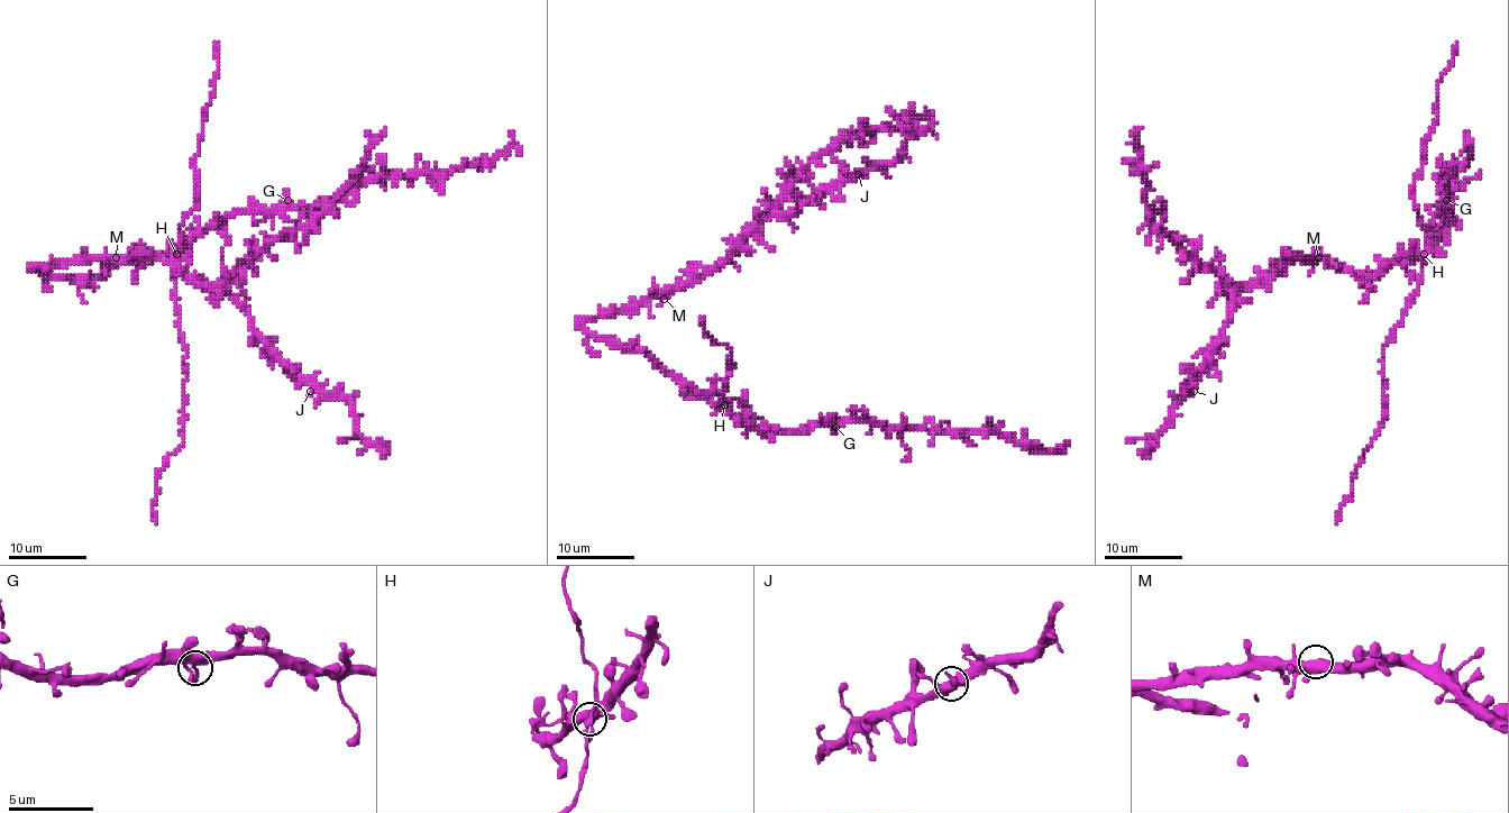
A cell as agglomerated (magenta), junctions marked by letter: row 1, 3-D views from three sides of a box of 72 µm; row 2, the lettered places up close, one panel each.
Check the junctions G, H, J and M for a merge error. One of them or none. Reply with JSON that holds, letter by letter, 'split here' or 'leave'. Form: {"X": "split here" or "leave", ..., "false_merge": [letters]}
{"G": "leave", "H": "leave", "J": "leave", "M": "leave", "false_merge": []}

